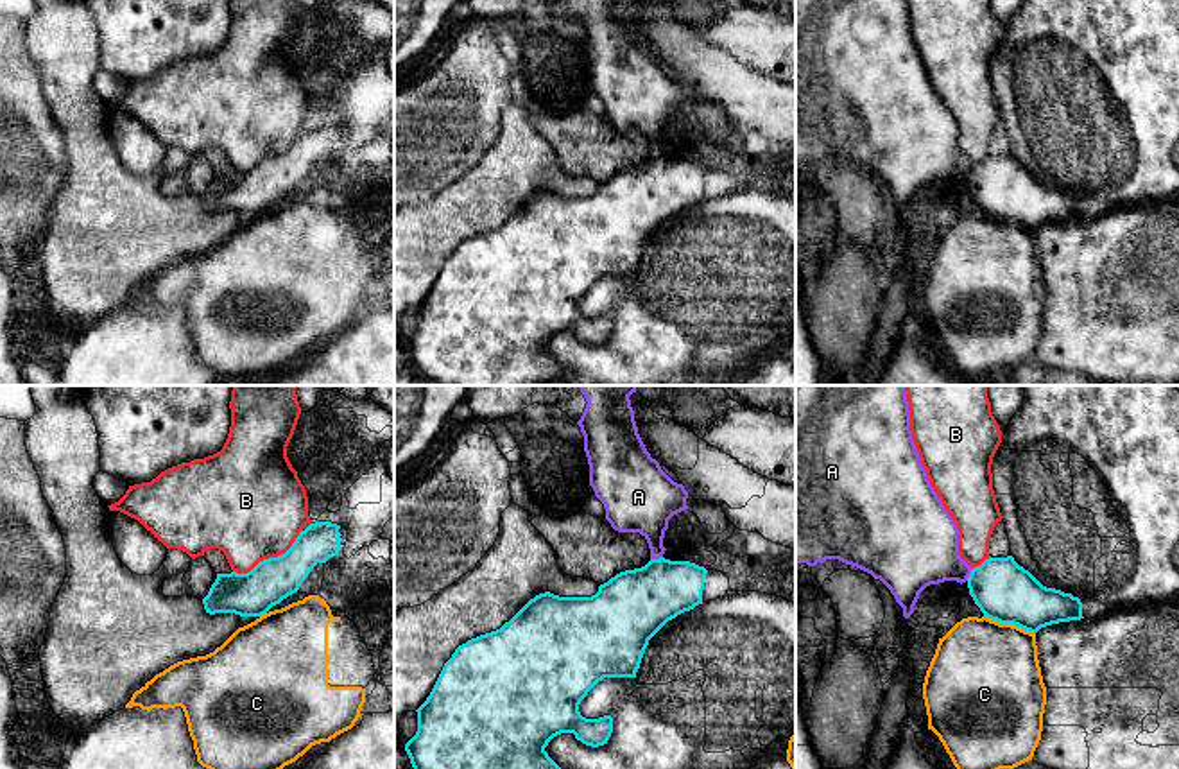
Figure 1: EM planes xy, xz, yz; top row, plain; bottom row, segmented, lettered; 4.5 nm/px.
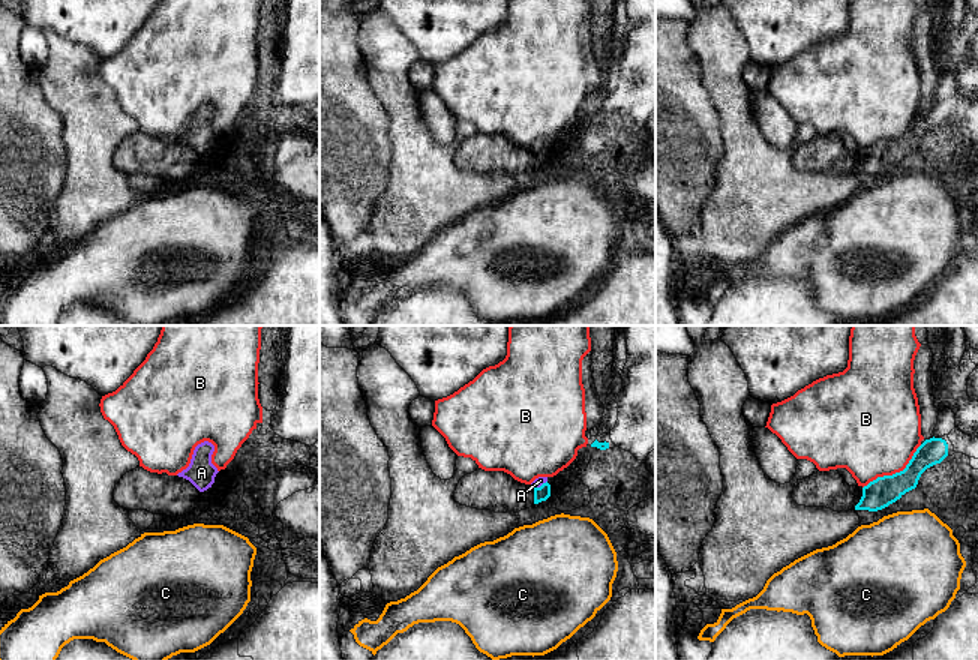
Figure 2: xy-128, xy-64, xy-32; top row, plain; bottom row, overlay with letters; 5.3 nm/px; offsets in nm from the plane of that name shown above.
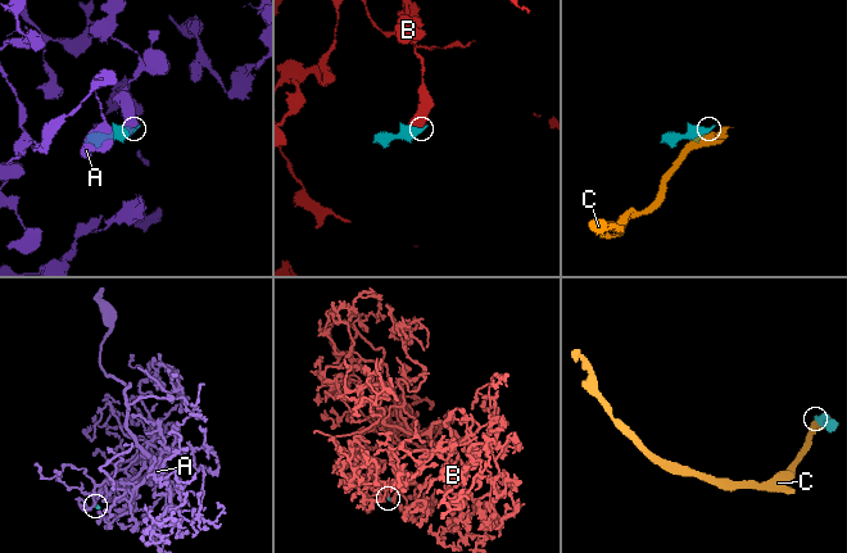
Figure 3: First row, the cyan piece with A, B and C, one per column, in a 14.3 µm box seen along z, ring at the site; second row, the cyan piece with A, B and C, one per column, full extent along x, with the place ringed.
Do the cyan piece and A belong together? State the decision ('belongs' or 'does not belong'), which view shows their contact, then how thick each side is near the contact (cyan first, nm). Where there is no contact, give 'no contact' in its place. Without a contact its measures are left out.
does not belong | xz | 320/240 nm

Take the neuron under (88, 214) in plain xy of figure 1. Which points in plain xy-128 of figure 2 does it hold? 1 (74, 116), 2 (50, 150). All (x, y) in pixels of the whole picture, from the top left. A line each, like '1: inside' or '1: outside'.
1: inside
2: outside

